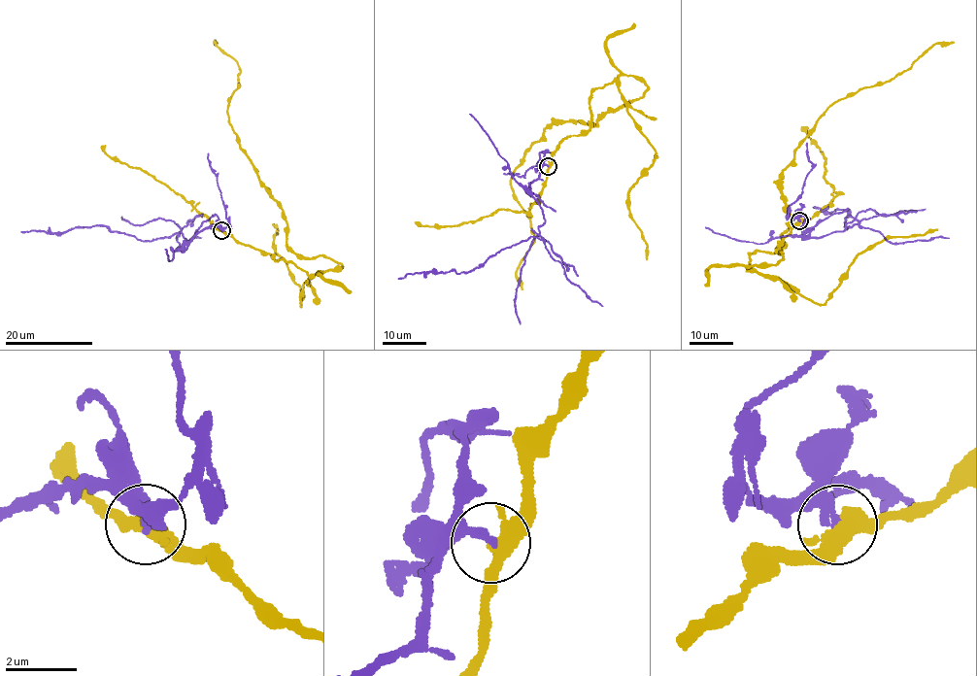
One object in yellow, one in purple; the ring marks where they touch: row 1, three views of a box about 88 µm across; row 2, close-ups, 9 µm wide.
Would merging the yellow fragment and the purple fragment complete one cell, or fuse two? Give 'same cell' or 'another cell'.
another cell

